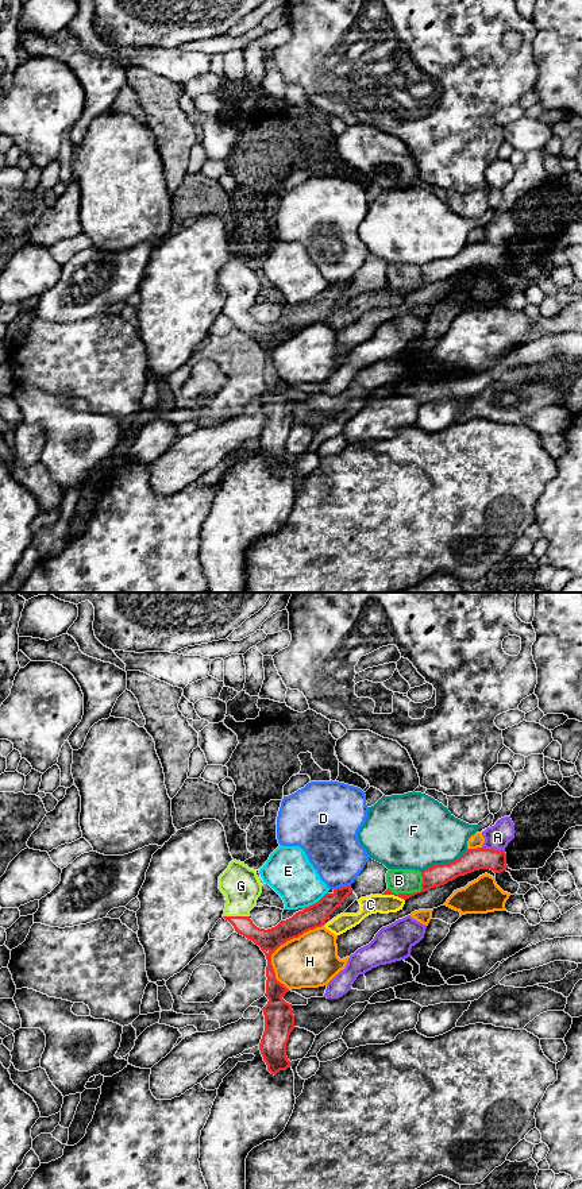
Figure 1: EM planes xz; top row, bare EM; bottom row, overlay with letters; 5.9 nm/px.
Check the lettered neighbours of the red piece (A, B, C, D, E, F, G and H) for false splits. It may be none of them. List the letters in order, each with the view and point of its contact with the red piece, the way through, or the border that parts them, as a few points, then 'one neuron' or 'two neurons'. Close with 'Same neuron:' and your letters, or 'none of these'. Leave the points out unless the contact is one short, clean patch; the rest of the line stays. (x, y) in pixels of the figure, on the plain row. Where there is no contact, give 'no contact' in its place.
A: meets red in xz at (493, 244); two neurons
B: meets red in xz at (413, 288); two neurons
C: meets red in xz at (393, 289); two neurons
D: meets red in xz at (342, 282); two neurons
E: meets red in xz at (315, 298); two neurons
F: meets red in xz at (444, 259); two neurons
G: meets red in xz at (235, 312); one neuron
H: meets red in xz at (280, 340); two neurons
Same neuron: G

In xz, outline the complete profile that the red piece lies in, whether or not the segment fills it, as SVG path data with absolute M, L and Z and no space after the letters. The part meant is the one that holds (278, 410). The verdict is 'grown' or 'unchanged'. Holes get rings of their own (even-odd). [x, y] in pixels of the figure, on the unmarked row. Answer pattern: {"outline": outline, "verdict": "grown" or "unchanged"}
{"outline": "M232 255L219 271L219 285L227 296L223 313L234 321L238 329L258 340L267 355L265 391L269 397L262 404L265 426L259 445L267 466L275 471L280 466L290 463L290 456L286 452L286 439L294 424L294 410L292 399L282 394L289 385L275 374L271 350L288 336L324 321L329 310L342 301L352 285L351 281L346 281L334 285L332 289L327 287L317 298L267 325L257 323L248 312L262 289L257 266Z", "verdict": "grown"}

